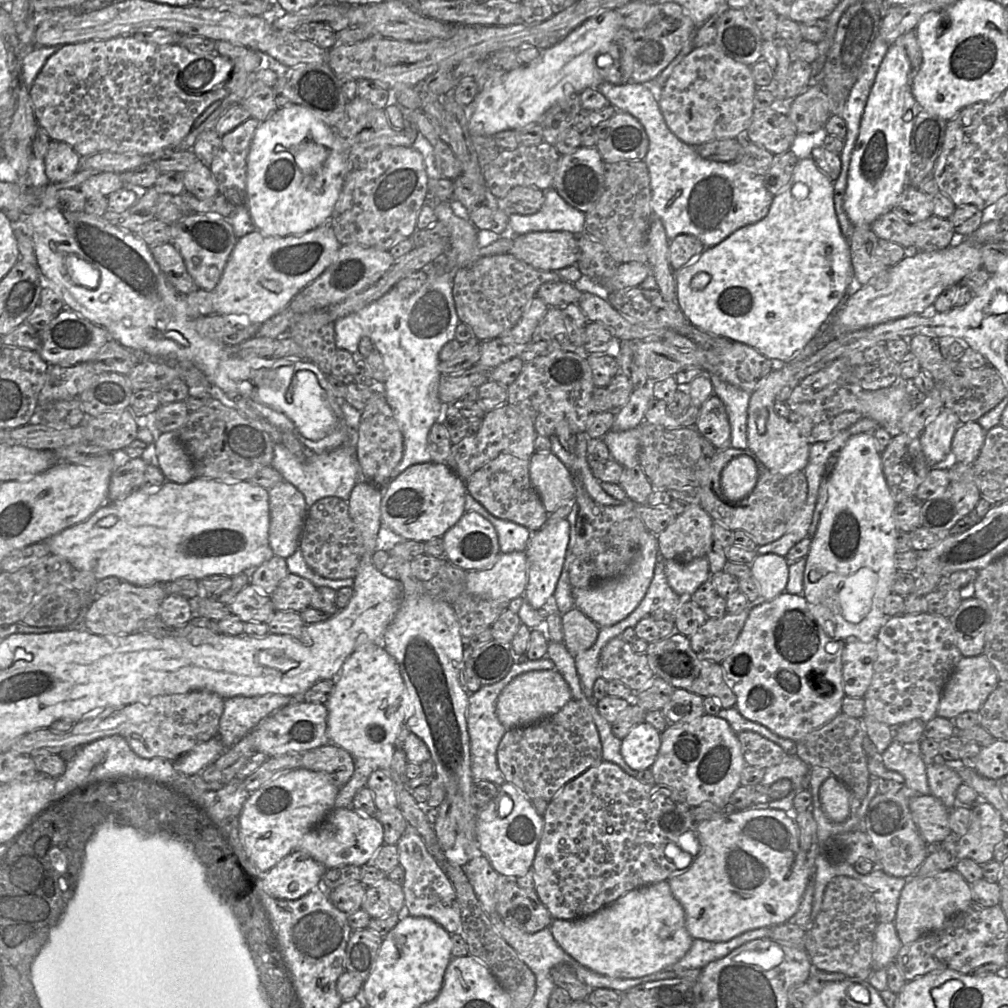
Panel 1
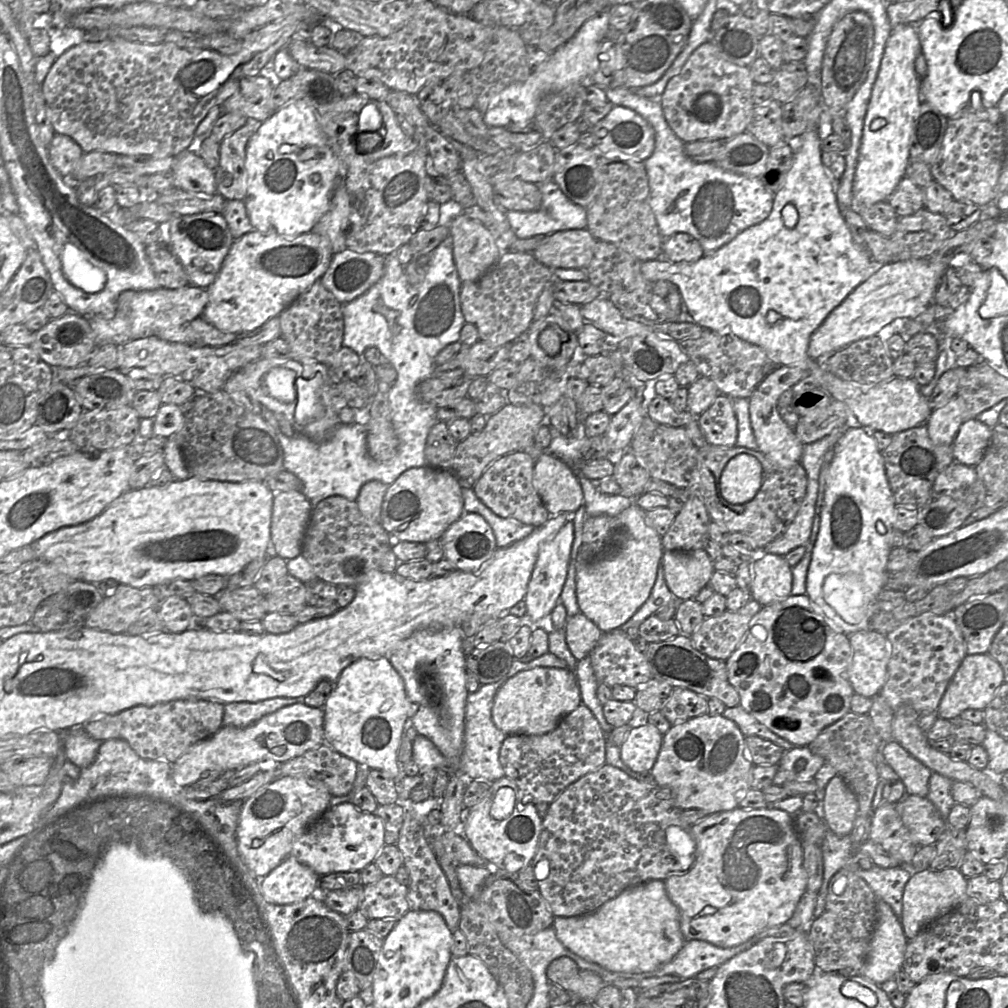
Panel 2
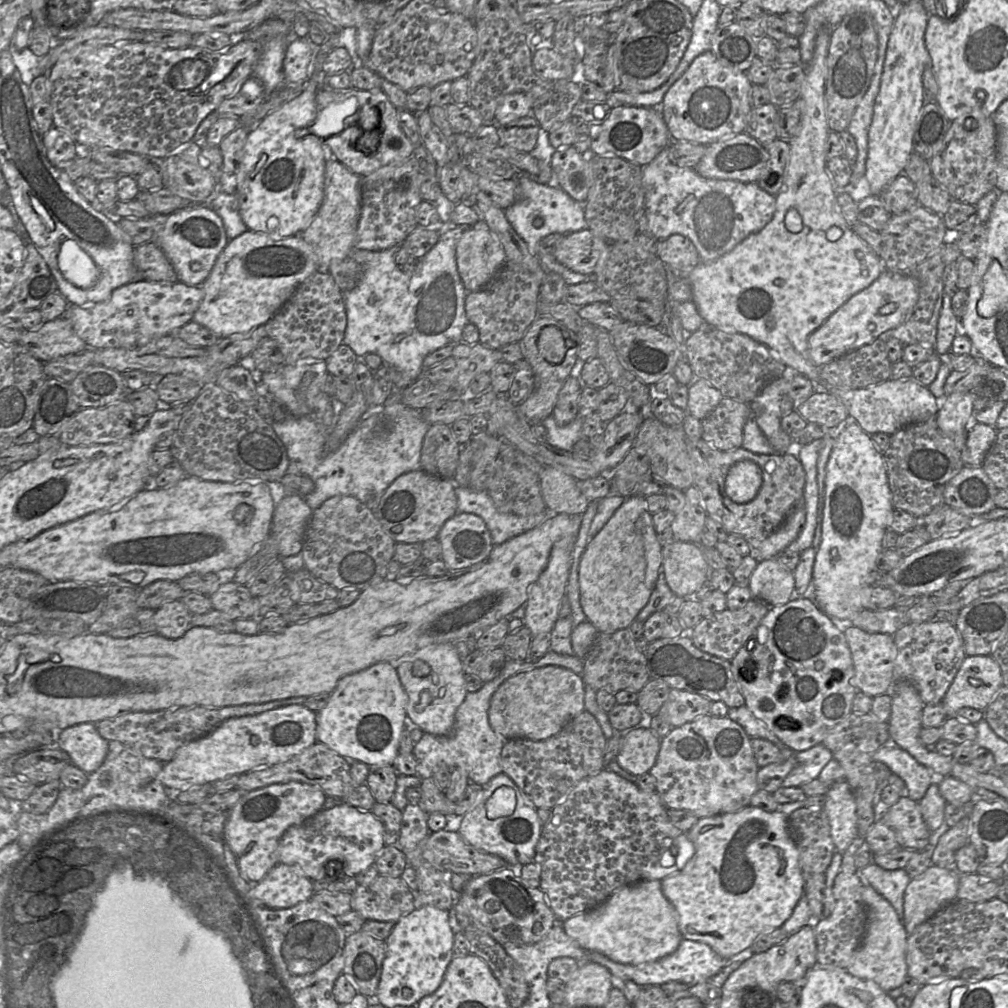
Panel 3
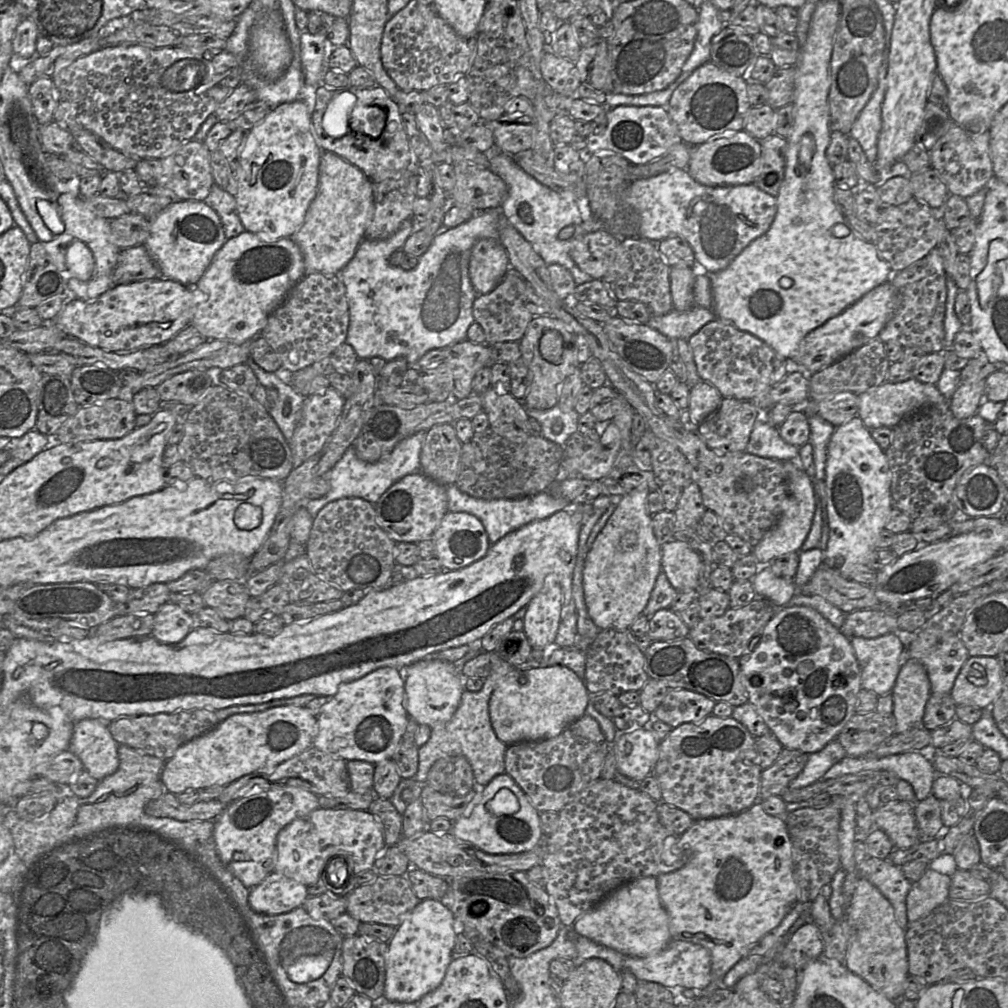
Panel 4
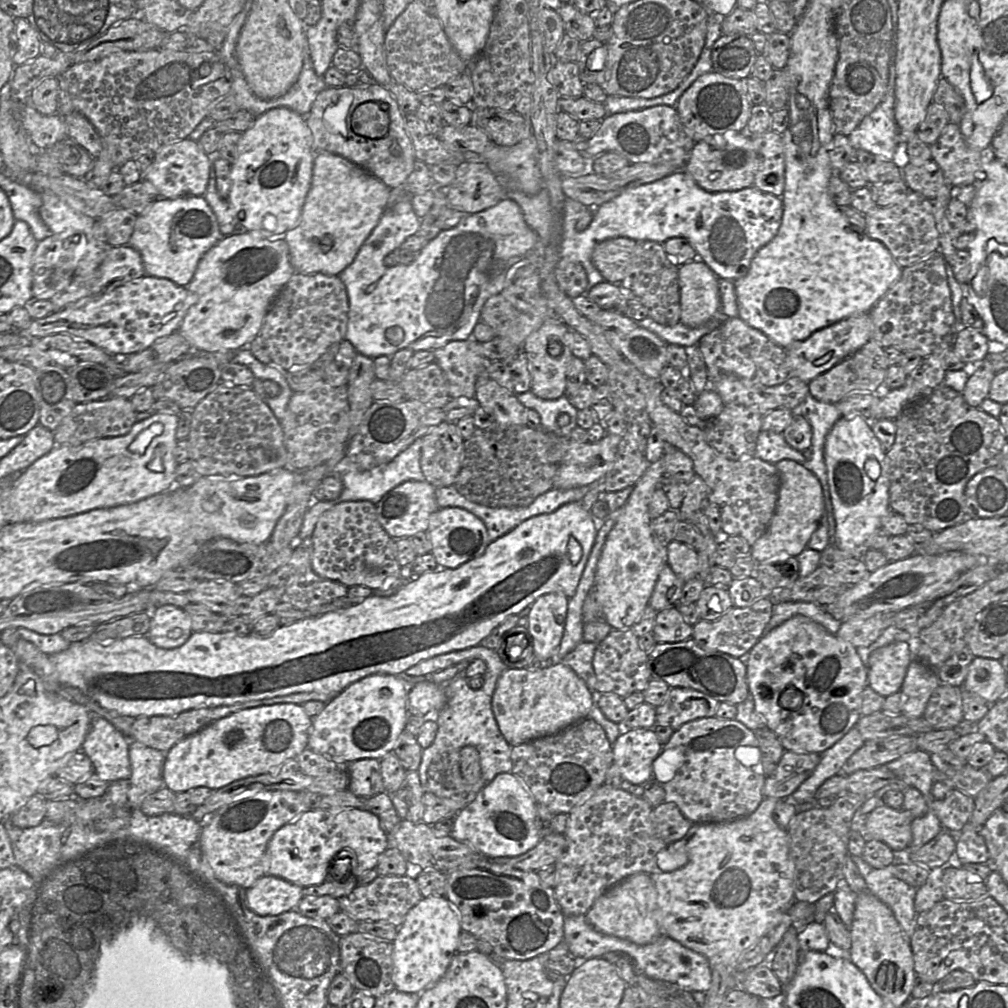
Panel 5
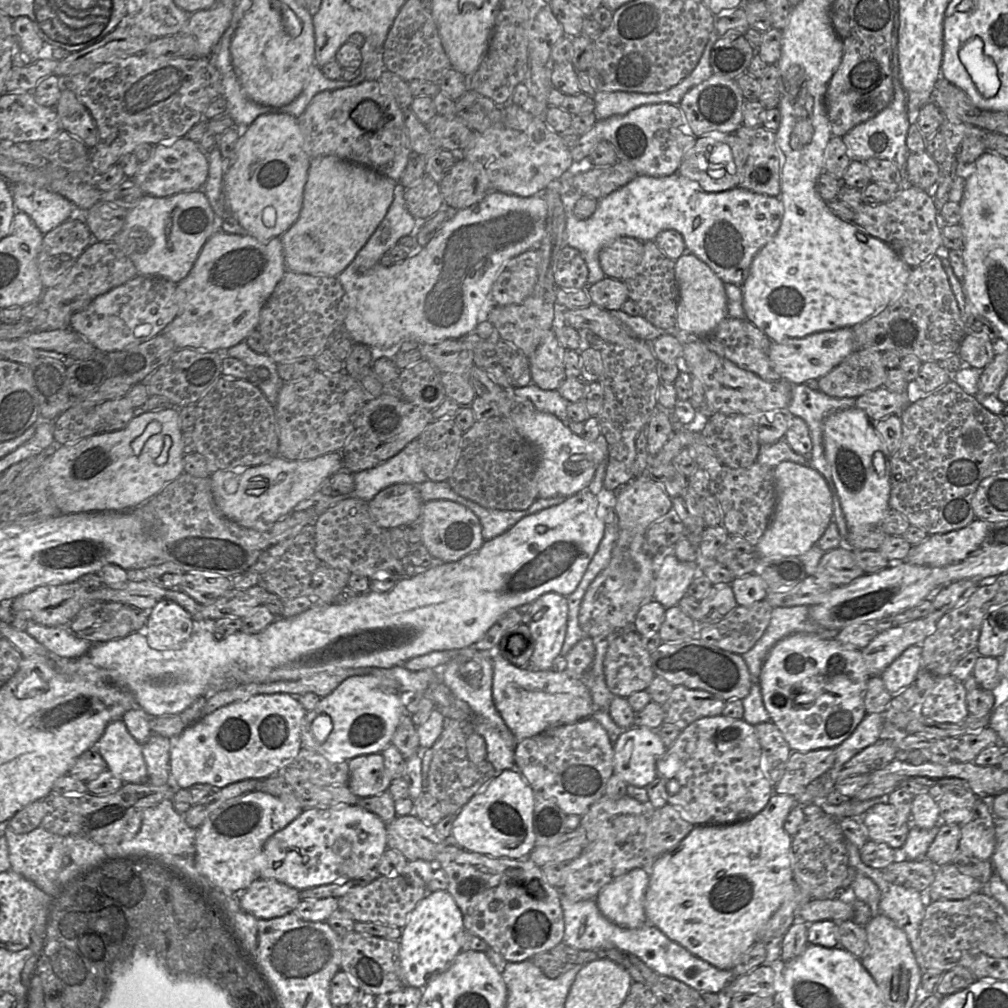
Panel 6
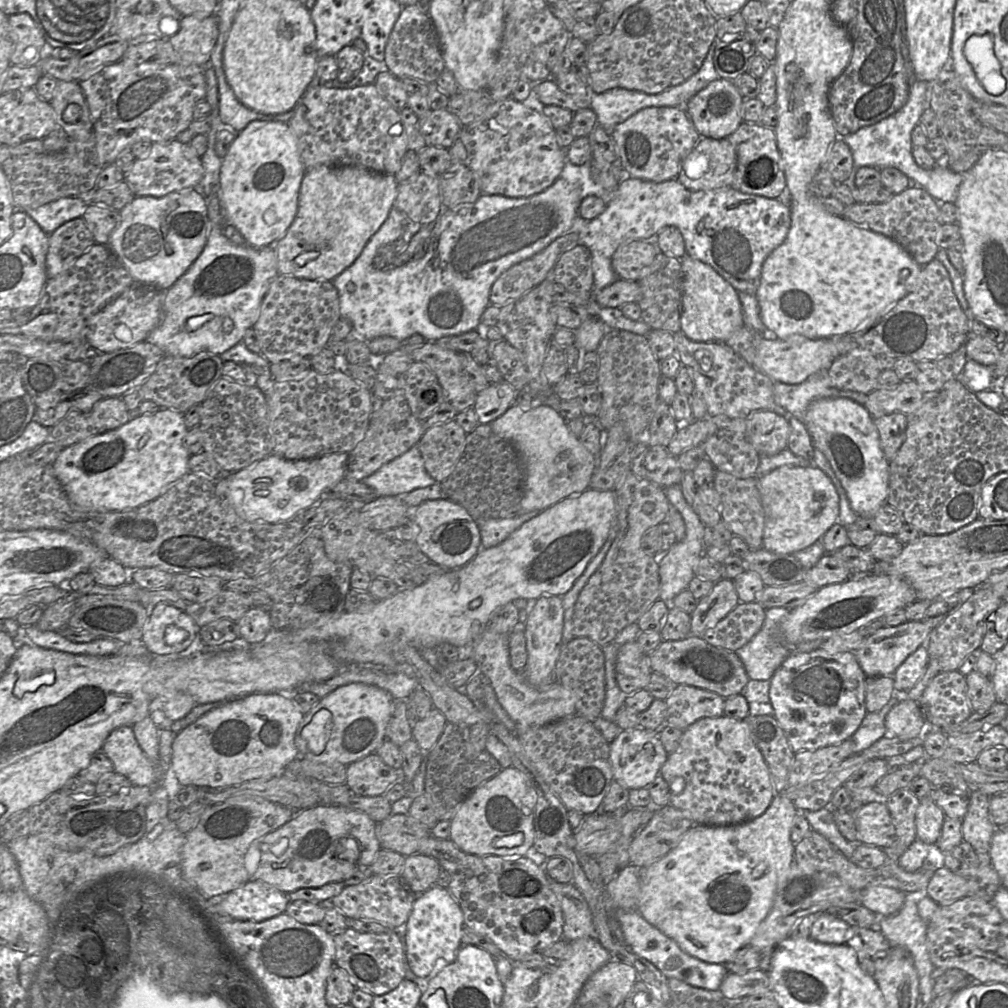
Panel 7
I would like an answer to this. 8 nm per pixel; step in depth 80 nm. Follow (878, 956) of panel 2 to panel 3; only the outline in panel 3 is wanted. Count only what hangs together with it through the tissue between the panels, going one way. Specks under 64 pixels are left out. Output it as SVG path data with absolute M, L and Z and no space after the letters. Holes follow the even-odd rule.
M864 883L862 899L866 908L865 932L854 952L847 971L859 978L874 981L882 990L901 987L907 973L906 950L908 933L890 904L871 885Z

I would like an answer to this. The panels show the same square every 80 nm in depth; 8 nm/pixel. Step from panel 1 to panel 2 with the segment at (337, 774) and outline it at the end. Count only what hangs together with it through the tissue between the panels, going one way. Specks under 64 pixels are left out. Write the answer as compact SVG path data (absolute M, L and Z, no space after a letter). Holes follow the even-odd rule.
M327 743L294 757L277 767L277 777L304 777L322 782L334 797L347 795L353 787L358 764Z

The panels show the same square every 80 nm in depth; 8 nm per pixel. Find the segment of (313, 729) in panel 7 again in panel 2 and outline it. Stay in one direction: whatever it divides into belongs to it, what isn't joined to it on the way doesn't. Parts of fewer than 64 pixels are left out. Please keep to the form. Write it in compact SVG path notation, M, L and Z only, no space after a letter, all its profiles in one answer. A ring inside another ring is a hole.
M363 657L348 665L334 683L323 711L325 743L361 766L400 780L397 751L408 718L408 701L403 679L387 657Z

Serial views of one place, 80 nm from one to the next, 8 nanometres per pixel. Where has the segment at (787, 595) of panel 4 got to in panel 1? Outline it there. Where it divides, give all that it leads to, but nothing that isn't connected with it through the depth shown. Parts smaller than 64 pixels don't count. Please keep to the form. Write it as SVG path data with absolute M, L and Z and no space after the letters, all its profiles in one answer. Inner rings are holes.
M774 553L756 555L749 566L758 587L758 602L772 600L785 591L789 565L786 557Z

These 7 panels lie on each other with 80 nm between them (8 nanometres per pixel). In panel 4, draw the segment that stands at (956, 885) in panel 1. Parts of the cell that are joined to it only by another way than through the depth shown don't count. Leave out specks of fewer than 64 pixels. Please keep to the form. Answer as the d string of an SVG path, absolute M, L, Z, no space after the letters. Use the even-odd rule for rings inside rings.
M928 868L920 880L912 883L906 897L909 923L916 922L949 899L950 876Z

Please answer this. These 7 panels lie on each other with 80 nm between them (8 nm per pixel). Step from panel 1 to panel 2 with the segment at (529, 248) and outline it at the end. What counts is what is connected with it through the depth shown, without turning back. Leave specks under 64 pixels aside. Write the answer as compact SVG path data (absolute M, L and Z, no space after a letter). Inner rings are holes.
M588 229L557 231L541 240L533 256L548 268L585 270L594 256L596 239Z

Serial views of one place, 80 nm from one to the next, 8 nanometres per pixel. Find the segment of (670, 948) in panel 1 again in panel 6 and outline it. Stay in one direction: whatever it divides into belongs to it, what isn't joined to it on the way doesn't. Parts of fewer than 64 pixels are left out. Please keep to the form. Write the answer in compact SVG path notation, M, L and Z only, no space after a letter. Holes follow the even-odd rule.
M635 868L606 884L595 897L601 914L624 928L638 928L647 922L644 901L649 874Z

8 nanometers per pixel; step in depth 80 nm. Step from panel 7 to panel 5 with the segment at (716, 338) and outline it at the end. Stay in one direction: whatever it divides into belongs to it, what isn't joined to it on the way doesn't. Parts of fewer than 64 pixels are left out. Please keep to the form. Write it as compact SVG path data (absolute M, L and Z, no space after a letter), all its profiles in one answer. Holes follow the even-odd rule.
M701 258L682 264L677 269L680 322L688 327L700 326L719 311L719 279Z

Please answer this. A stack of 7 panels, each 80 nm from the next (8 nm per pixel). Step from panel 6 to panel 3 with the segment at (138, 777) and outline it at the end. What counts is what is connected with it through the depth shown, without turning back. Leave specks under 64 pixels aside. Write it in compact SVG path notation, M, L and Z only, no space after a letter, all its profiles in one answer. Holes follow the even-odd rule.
M82 723L60 731L57 734L57 747L69 755L74 765L89 775L103 764L109 741L99 734L96 724Z

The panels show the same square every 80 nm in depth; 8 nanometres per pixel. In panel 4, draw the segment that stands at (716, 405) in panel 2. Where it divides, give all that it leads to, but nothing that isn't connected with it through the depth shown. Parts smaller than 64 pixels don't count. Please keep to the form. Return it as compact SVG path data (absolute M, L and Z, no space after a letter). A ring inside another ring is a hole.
M723 398L719 408L700 423L698 434L717 453L743 452L757 416L758 408L751 401Z

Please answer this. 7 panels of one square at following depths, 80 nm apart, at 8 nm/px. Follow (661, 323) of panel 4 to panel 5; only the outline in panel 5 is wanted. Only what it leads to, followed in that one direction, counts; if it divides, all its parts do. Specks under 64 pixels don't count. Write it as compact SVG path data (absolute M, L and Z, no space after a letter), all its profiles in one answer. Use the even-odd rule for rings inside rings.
M719 311L708 321L697 327L688 327L679 322L675 325L667 325L656 322L651 317L641 321L635 321L639 326L658 335L666 343L681 347L695 346L699 340L721 325L729 317Z

